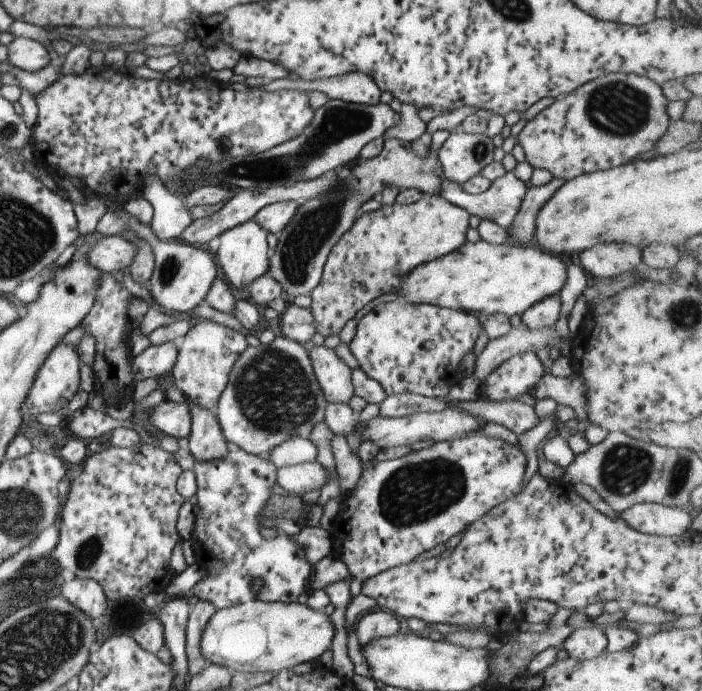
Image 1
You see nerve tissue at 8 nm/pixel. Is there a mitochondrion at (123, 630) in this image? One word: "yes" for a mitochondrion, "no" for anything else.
no

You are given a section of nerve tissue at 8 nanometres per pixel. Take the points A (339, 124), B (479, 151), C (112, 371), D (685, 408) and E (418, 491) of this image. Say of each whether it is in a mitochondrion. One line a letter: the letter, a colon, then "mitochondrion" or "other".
A: mitochondrion
B: mitochondrion
C: other
D: other
E: mitochondrion

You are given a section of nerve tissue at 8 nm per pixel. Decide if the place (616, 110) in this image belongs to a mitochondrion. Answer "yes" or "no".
yes

